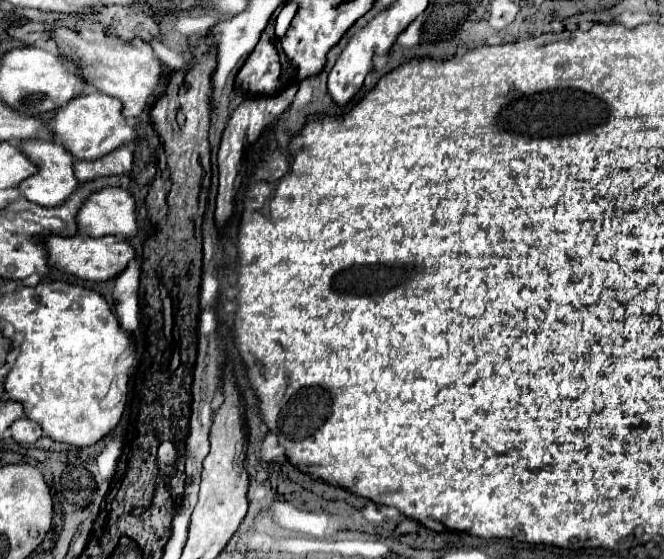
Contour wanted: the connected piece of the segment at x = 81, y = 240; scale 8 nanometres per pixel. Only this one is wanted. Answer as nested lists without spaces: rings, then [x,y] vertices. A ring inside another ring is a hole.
[[[50,236],[46,238],[46,250],[50,250],[50,262],[54,262],[56,270],[64,270],[76,278],[88,282],[106,282],[116,278],[120,272],[126,270],[130,260],[134,260],[134,248],[128,240],[106,236],[106,238],[92,238],[92,236]]]

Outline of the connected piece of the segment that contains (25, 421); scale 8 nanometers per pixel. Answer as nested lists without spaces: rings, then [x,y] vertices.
[[[20,418],[10,426],[12,438],[20,444],[34,444],[42,436],[42,428],[38,422],[32,422],[30,418]]]

